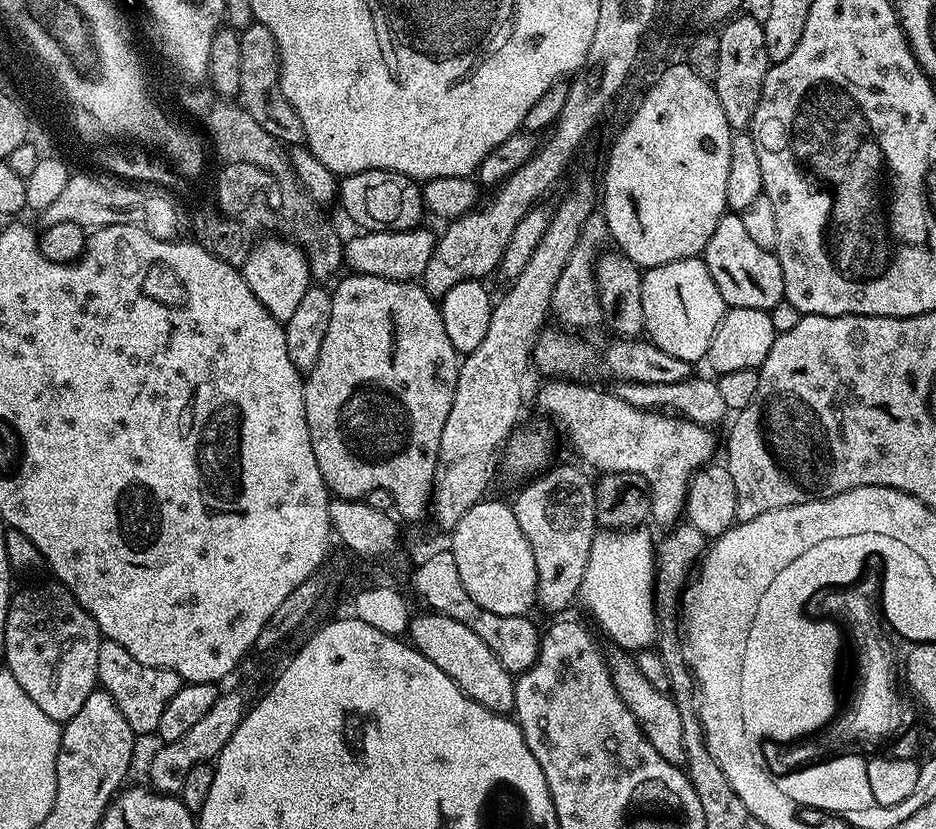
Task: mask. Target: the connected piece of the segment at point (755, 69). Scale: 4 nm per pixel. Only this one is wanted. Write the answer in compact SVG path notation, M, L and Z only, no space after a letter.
M737 14L719 29L718 35L718 74L714 87L718 94L718 102L722 102L722 110L726 113L726 122L734 130L748 130L752 127L754 110L758 110L758 102L762 94L764 79L770 67L766 54L766 38L764 25L759 24L747 14Z

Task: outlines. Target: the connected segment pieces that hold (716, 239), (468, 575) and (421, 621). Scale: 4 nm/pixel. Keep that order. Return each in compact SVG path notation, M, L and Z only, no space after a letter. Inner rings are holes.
M726 214L714 226L714 234L710 234L710 242L706 242L702 259L710 270L710 278L714 278L714 286L718 286L718 294L722 294L728 308L749 308L767 312L779 300L784 299L784 279L782 266L778 262L775 251L763 248L752 237L745 217L740 214Z
M491 498L481 500L462 514L458 526L451 529L450 536L450 551L454 554L458 578L478 606L494 614L523 616L531 613L536 604L538 570L534 566L530 544L518 526L518 518L514 518L511 503L503 504Z
M424 610L421 616L411 617L406 636L413 648L418 649L426 658L430 658L430 662L434 662L434 666L438 666L438 670L442 670L442 674L446 674L446 678L453 680L474 702L486 706L486 710L491 712L508 714L513 711L516 689L513 673L508 672L506 666L498 662L498 658L494 658L490 646L486 646L486 642L482 642L482 638L478 638L478 634L470 630L470 626L462 626L462 622L454 622L454 618L441 612Z

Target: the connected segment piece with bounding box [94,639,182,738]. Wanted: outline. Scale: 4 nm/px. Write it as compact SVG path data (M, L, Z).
M101 639L98 654L94 661L94 676L99 687L114 698L118 710L122 710L122 718L130 722L130 730L137 737L152 736L158 726L158 718L162 718L162 710L166 710L166 702L178 694L182 686L180 675L169 668L155 668L138 662L134 654L126 654L122 646L113 640Z

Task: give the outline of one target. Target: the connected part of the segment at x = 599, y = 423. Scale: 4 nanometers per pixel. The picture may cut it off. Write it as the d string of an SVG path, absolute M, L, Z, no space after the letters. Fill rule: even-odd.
M548 378L543 382L545 384L536 396L537 406L560 423L565 438L572 443L573 450L589 464L587 467L597 468L597 473L600 474L638 474L648 484L648 493L652 496L651 519L656 519L663 526L675 525L684 516L684 503L692 476L713 459L712 451L716 448L716 440L712 437L711 427L696 424L693 420L685 420L675 414L665 414L660 410L636 408L630 402L618 398L615 391L603 392L600 388L591 388L572 378Z

